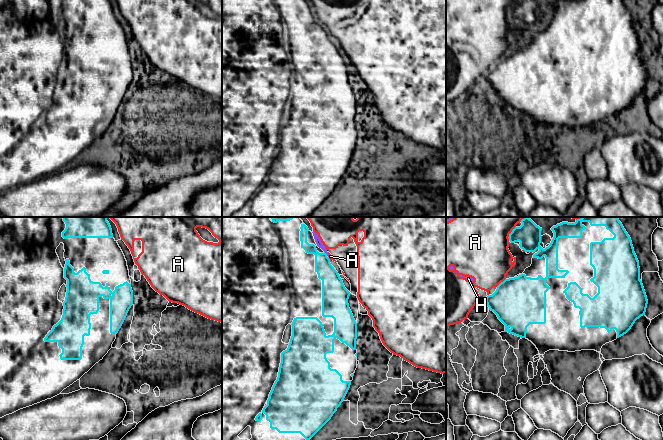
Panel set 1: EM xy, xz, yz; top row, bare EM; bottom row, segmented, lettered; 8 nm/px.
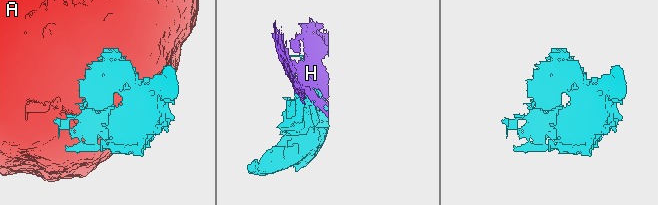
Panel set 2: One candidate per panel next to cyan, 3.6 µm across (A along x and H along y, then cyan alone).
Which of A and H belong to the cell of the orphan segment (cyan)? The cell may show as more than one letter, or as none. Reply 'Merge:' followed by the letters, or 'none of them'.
Merge: none of them

